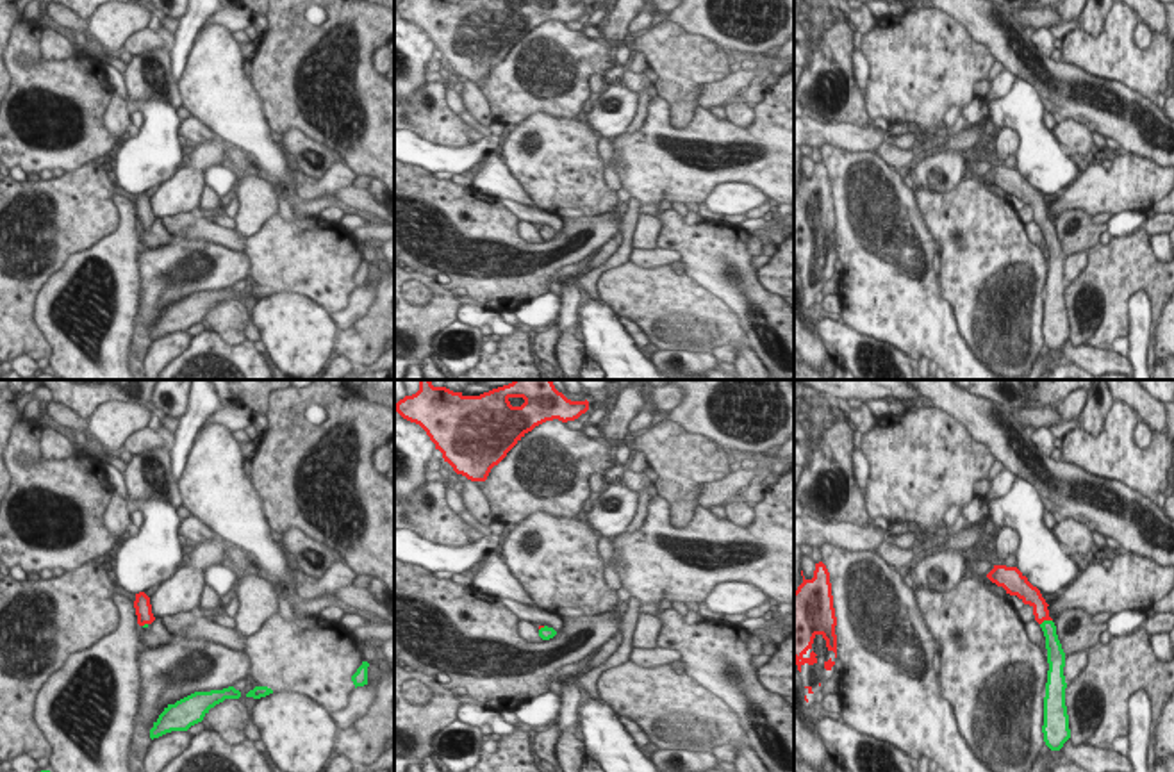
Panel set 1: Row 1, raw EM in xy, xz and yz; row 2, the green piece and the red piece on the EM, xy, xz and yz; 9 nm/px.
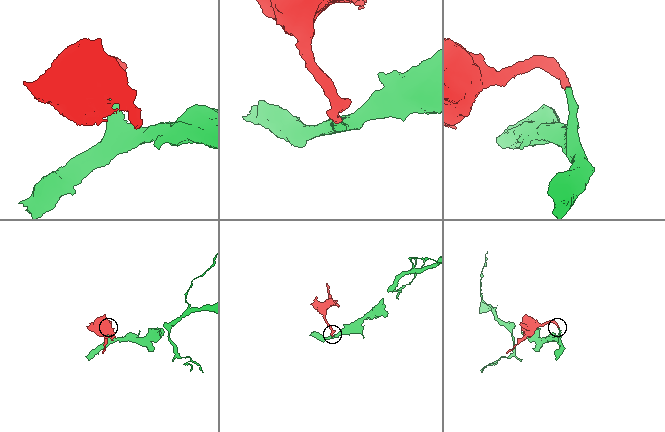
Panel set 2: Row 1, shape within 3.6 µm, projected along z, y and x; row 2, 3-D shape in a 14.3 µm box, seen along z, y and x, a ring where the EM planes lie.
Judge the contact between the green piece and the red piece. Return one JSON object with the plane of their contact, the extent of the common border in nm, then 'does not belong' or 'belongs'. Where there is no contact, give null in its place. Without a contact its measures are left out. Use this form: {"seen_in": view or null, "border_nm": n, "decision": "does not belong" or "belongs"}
{"seen_in": "yz", "border_nm": 120, "decision": "belongs"}

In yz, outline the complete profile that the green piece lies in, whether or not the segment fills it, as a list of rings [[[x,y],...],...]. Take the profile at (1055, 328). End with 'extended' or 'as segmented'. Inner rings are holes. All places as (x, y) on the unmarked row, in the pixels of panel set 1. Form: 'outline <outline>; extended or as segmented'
outline [[[994,166],[987,178],[1003,187],[1006,194],[1017,196],[1033,209],[1035,221],[1040,225],[1047,250],[1047,283],[1044,298],[1044,342],[1051,351],[1060,351],[1071,339],[1069,316],[1065,307],[1065,253],[1056,235],[1056,226],[1049,218],[1047,203],[1040,191],[1033,187],[1017,168]]]; extended

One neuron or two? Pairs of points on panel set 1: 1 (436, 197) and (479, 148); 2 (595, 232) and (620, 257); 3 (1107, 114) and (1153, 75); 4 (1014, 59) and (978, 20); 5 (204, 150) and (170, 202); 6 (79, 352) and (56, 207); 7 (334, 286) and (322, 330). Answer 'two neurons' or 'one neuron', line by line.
1: two neurons
2: two neurons
3: two neurons
4: one neuron
5: one neuron
6: two neurons
7: two neurons

